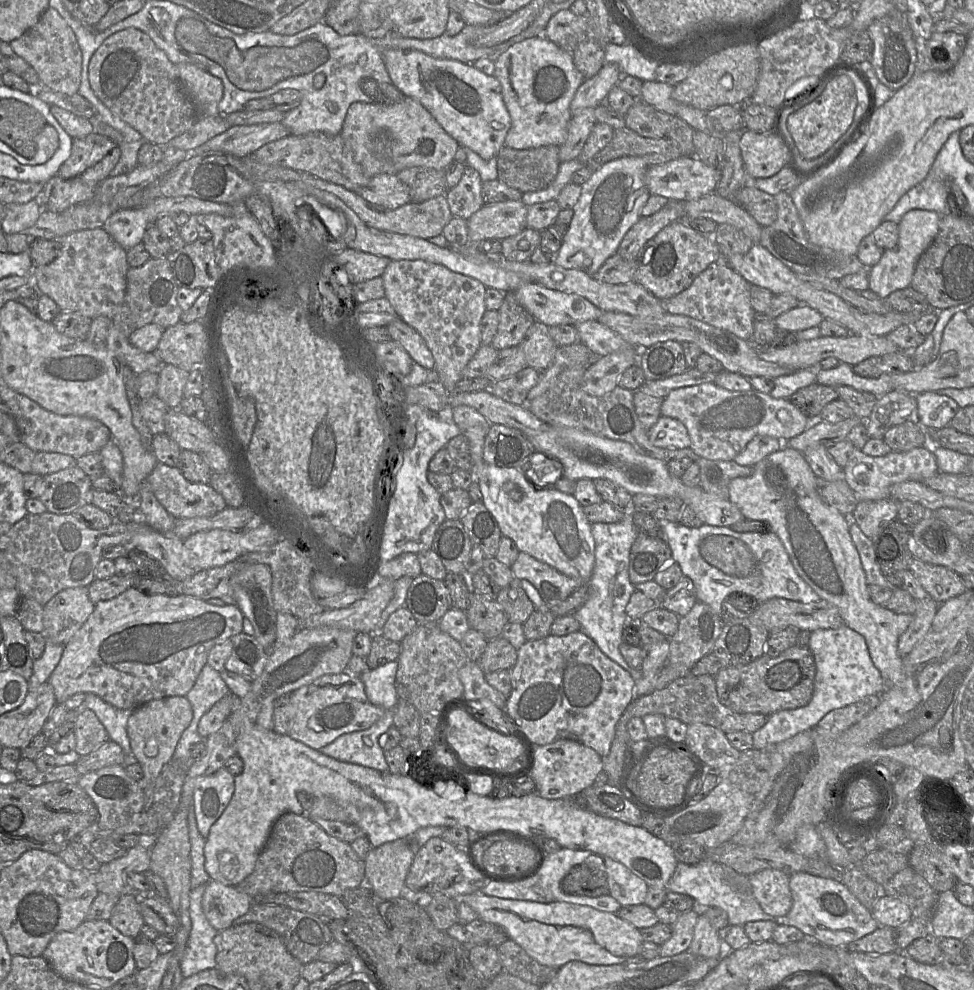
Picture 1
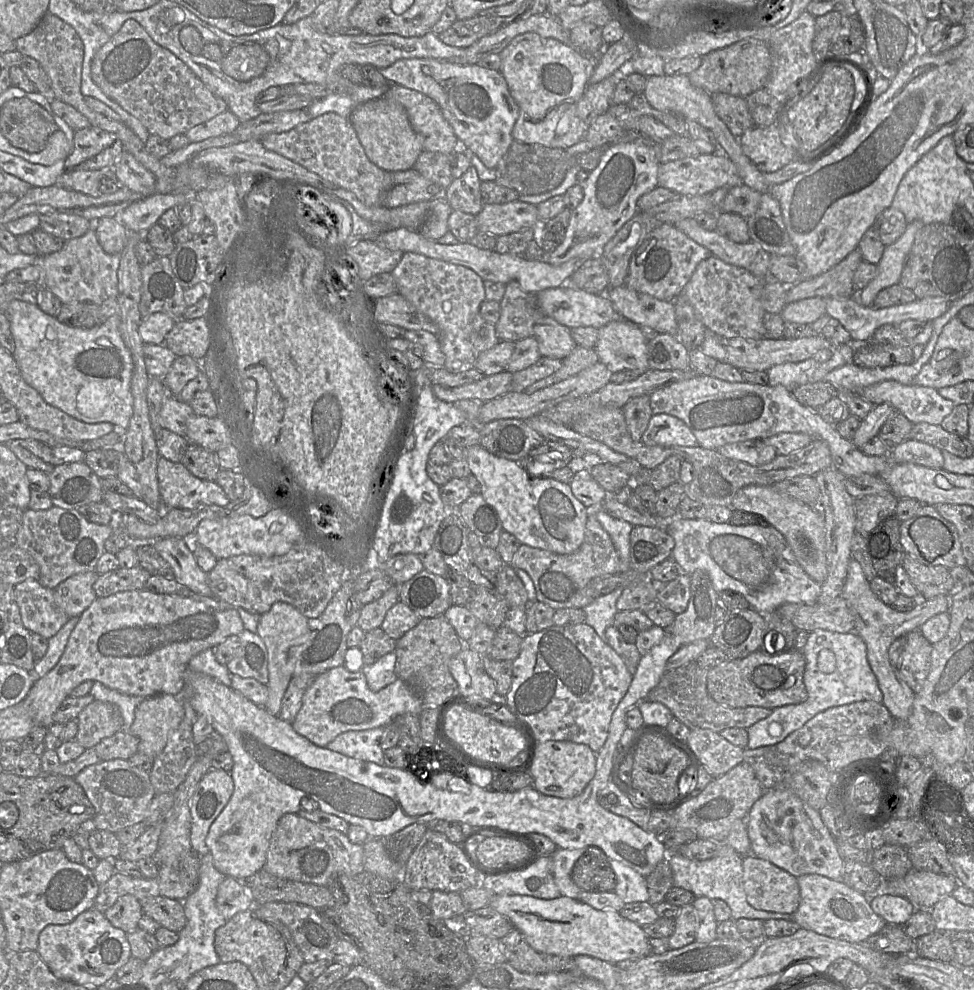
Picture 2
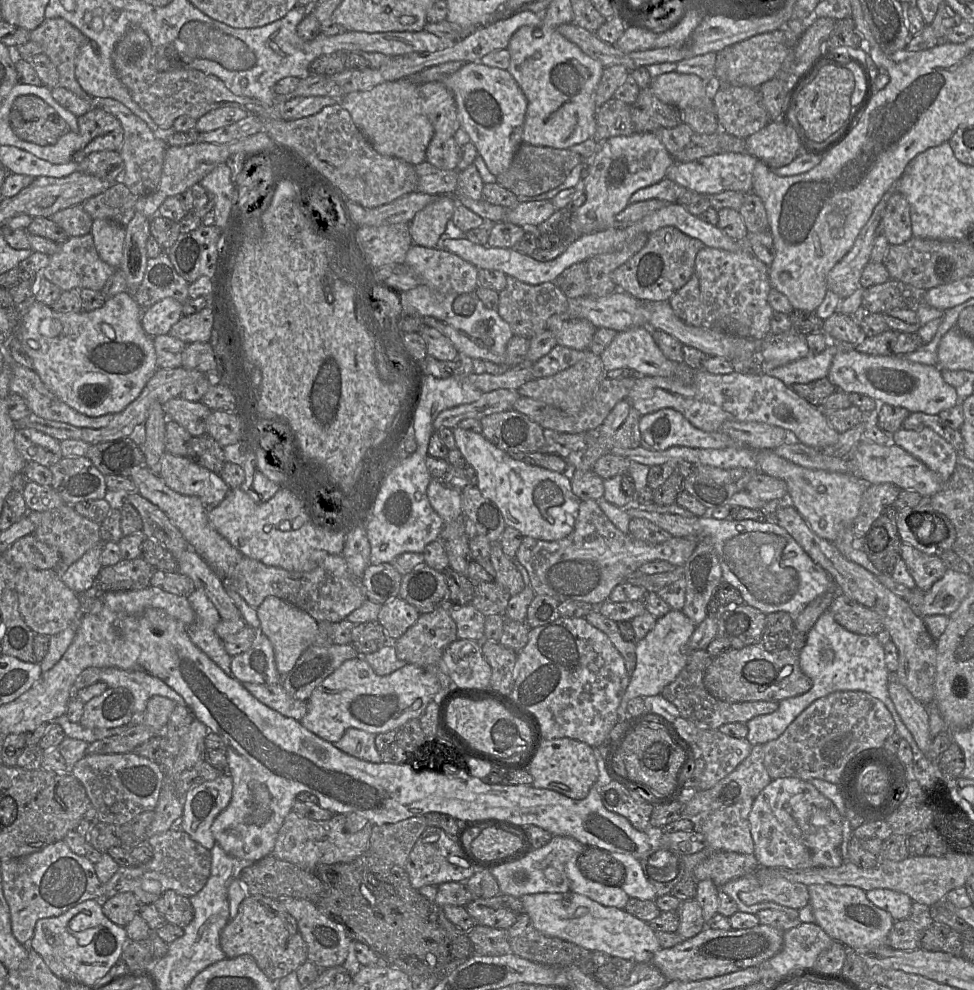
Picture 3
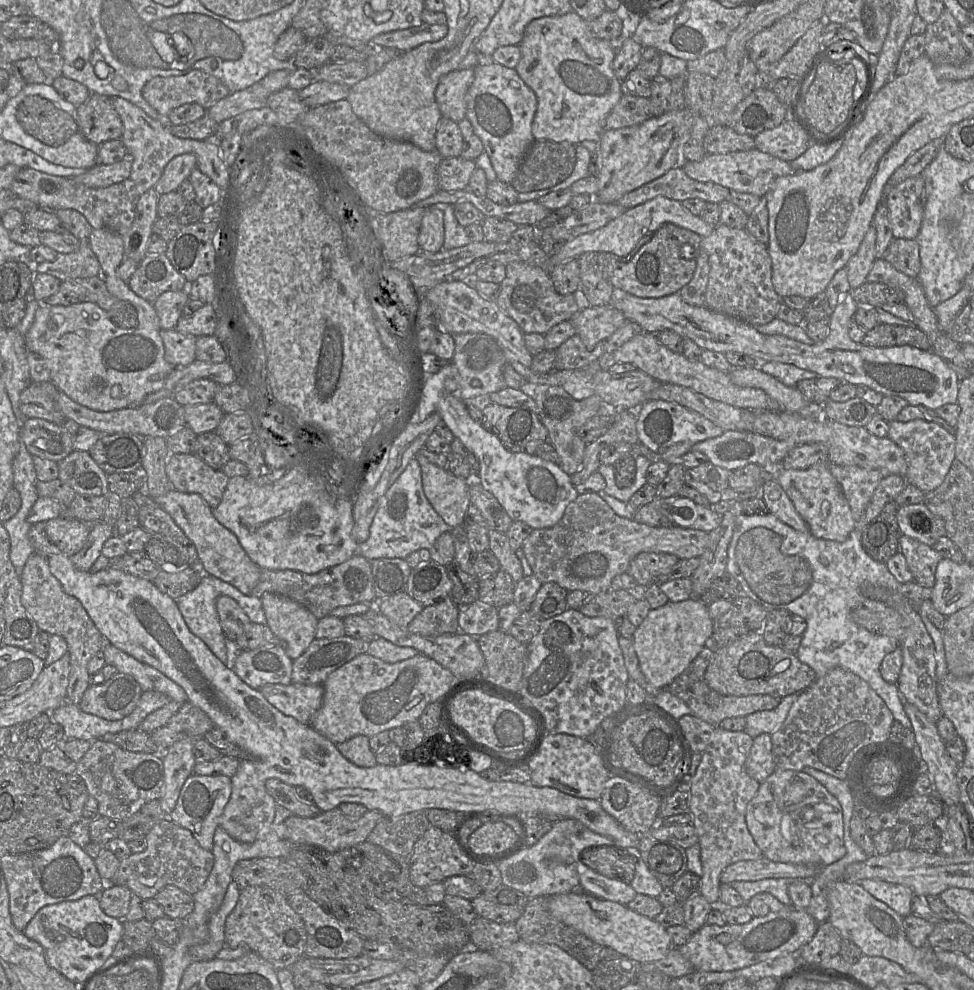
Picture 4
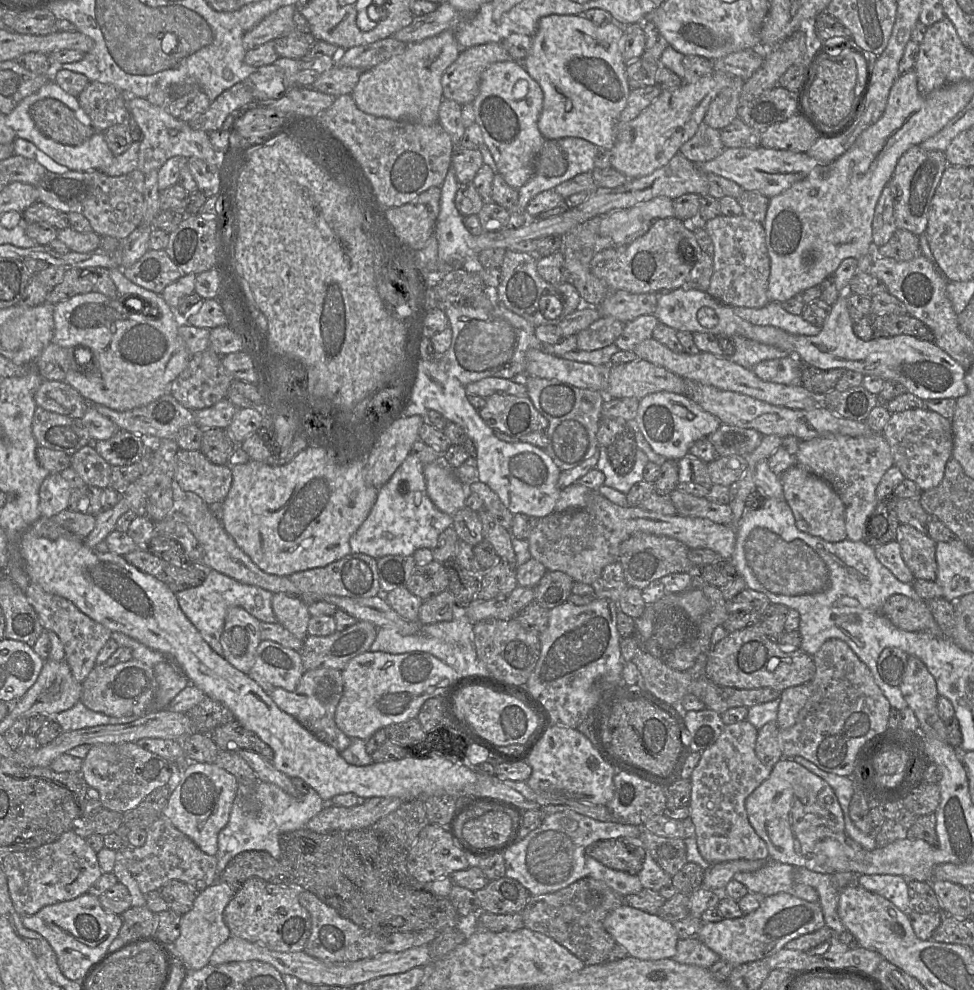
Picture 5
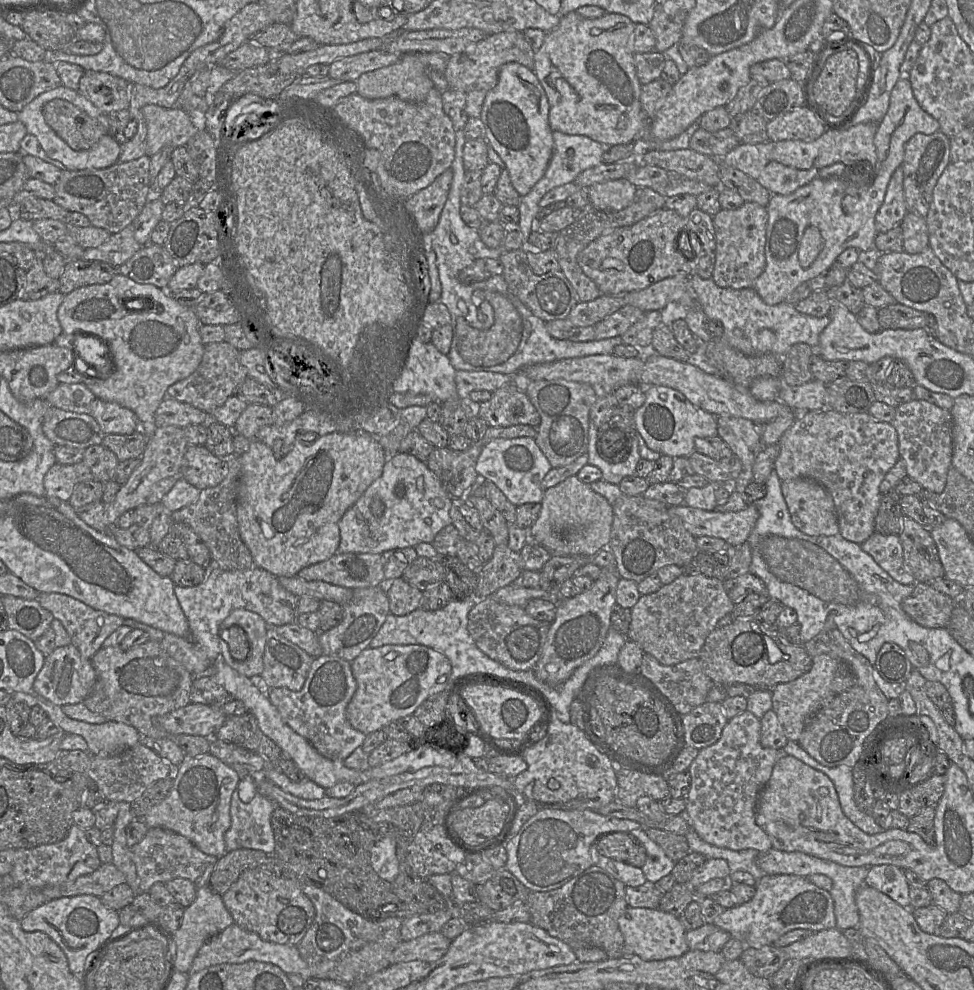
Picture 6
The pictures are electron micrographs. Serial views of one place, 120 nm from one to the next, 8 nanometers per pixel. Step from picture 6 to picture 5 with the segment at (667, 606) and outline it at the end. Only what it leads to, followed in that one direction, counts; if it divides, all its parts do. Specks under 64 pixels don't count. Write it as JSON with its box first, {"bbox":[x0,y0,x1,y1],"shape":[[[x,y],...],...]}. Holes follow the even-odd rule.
{"bbox":[642,584,728,670],"shape":[[[704,584],[701,590],[707,597],[710,608],[700,621],[692,621],[679,607],[664,607],[655,613],[653,633],[647,641],[642,643],[646,652],[661,659],[673,670],[688,670],[702,653],[708,653],[712,647],[710,640],[714,629],[722,625],[728,618],[726,601],[722,596],[721,589]]]}

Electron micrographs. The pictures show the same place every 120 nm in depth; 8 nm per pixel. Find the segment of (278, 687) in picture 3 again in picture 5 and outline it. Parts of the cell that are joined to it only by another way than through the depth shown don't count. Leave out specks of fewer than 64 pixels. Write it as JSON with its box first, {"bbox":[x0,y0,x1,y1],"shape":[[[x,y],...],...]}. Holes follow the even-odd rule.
{"bbox":[267,668,351,752],"shape":[[[333,668],[308,670],[304,672],[294,691],[275,688],[267,693],[282,711],[294,717],[322,742],[335,748],[338,752],[344,751],[350,745],[351,738],[345,735],[335,723],[336,708],[343,693],[341,670]]]}

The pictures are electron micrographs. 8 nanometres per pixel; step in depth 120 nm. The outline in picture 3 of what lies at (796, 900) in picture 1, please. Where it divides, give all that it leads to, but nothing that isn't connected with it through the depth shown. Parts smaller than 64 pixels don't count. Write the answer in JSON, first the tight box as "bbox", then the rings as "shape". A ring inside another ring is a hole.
{"bbox":[808,884,895,949],"shape":[[[813,884],[808,886],[808,892],[814,923],[834,941],[841,942],[847,949],[888,946],[887,936],[895,921],[890,913],[869,901],[865,891],[854,886]]]}

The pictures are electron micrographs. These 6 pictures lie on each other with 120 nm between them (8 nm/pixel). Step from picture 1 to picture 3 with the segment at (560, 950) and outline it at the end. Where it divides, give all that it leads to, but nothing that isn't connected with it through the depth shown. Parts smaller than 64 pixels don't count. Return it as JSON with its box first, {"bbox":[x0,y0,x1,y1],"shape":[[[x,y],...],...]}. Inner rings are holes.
{"bbox":[520,891,661,963],"shape":[[[571,891],[567,893],[529,894],[522,896],[520,899],[524,912],[530,917],[534,927],[545,936],[556,937],[591,952],[601,951],[612,958],[622,958],[634,963],[651,962],[655,953],[661,949],[657,934],[649,924],[627,913],[624,909],[603,906],[584,895]]]}

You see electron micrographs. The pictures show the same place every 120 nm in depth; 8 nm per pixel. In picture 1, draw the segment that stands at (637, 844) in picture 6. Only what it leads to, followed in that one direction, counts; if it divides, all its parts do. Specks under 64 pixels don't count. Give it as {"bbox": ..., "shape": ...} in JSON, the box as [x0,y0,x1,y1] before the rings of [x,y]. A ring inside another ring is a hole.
{"bbox":[560,862,609,898],"shape":[[[586,862],[576,864],[566,872],[560,881],[560,888],[573,896],[596,898],[609,895],[606,872]]]}

